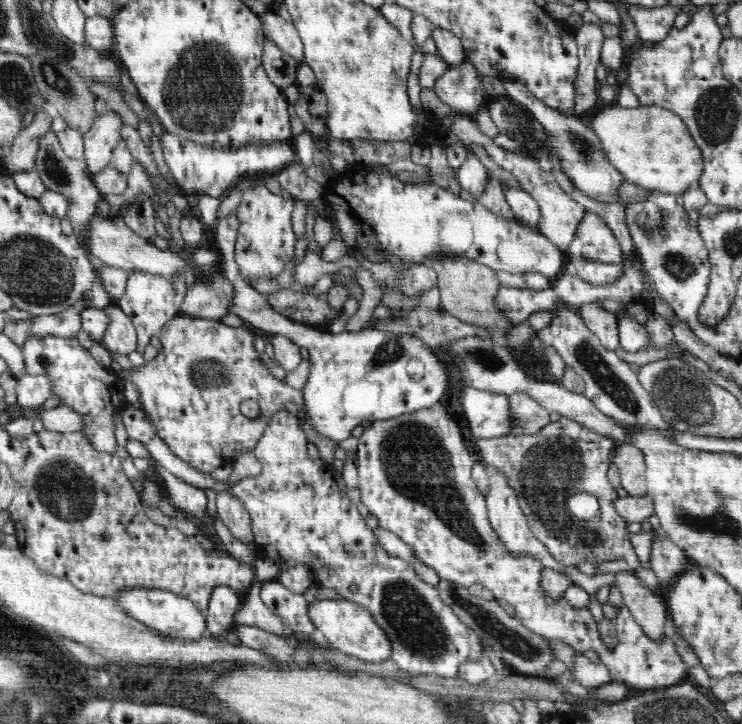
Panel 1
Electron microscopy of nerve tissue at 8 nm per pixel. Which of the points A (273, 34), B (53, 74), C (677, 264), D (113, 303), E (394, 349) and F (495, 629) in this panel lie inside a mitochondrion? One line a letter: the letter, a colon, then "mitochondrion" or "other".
A: other
B: mitochondrion
C: mitochondrion
D: other
E: mitochondrion
F: mitochondrion

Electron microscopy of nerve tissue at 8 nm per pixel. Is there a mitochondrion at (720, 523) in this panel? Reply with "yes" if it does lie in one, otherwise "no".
yes

